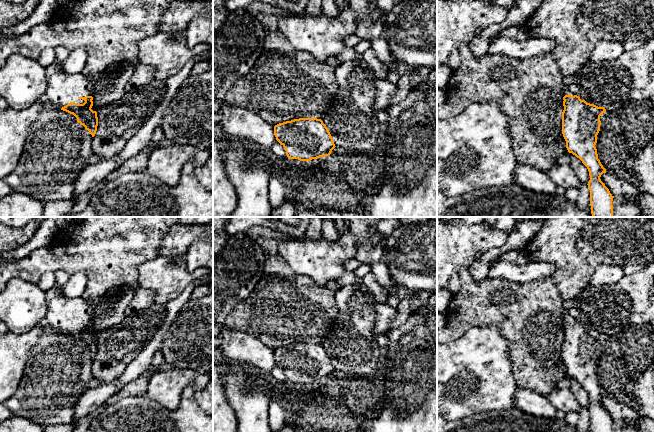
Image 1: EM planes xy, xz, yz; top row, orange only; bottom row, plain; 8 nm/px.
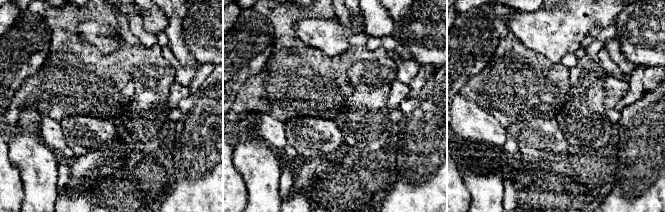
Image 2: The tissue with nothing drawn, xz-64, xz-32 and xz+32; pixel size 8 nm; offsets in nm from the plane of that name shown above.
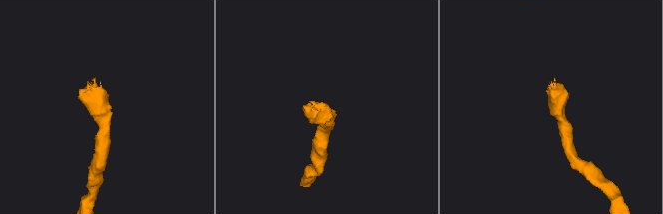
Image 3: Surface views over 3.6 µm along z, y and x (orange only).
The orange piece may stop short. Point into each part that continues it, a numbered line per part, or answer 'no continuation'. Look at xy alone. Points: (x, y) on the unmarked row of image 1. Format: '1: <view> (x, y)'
1: xy (63, 312)

